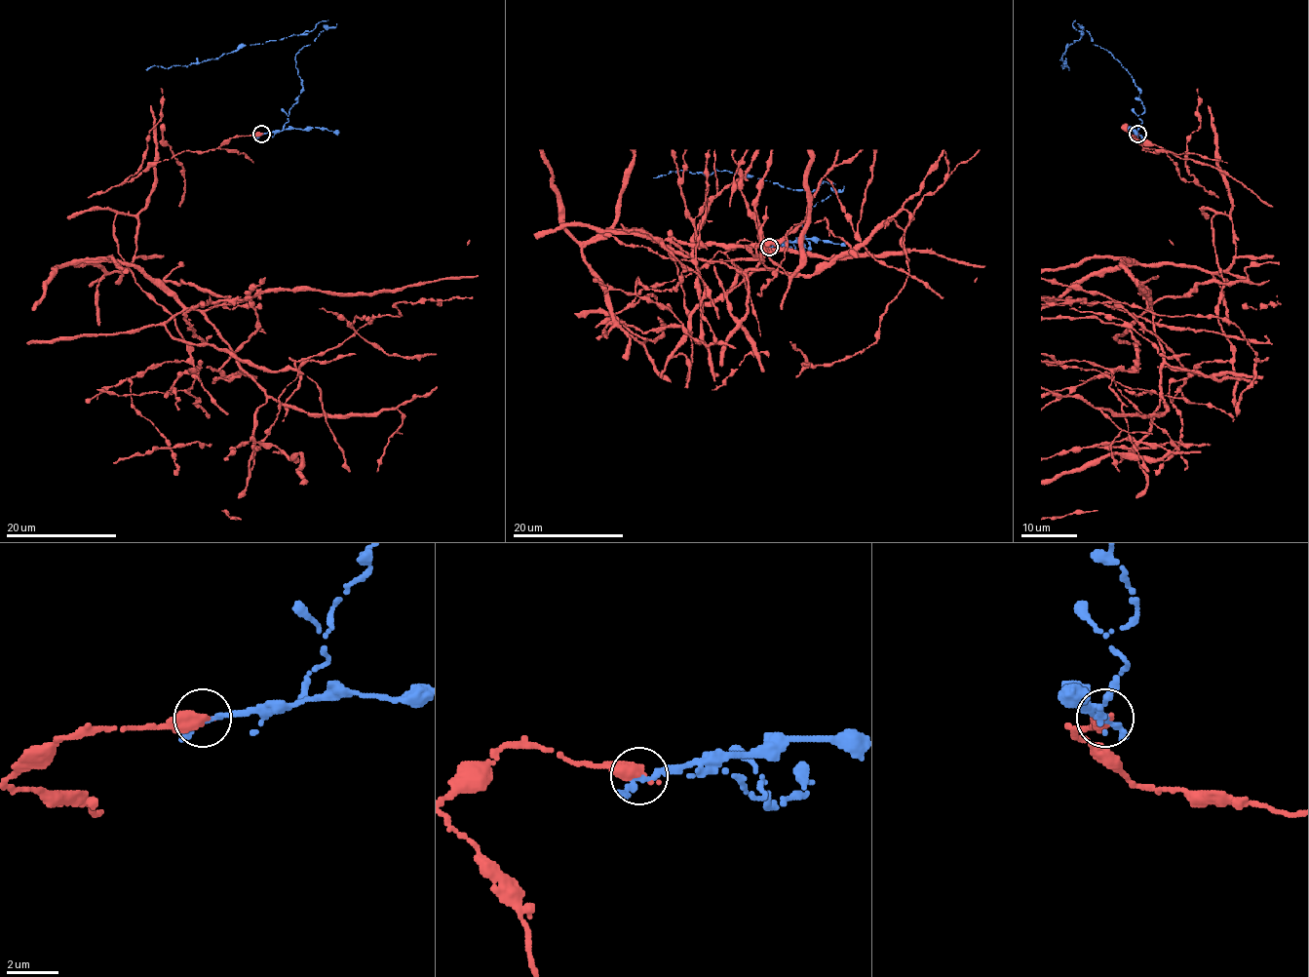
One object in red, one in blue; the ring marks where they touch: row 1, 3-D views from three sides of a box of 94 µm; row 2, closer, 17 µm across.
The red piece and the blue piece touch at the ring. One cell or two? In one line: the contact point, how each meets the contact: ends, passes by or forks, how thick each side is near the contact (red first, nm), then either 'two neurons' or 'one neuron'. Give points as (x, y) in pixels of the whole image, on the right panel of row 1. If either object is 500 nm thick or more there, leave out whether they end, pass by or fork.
at (1137, 134); red ends there; blue passes by; 480 nm thick on the red side, 200 nm on the other; two neurons

